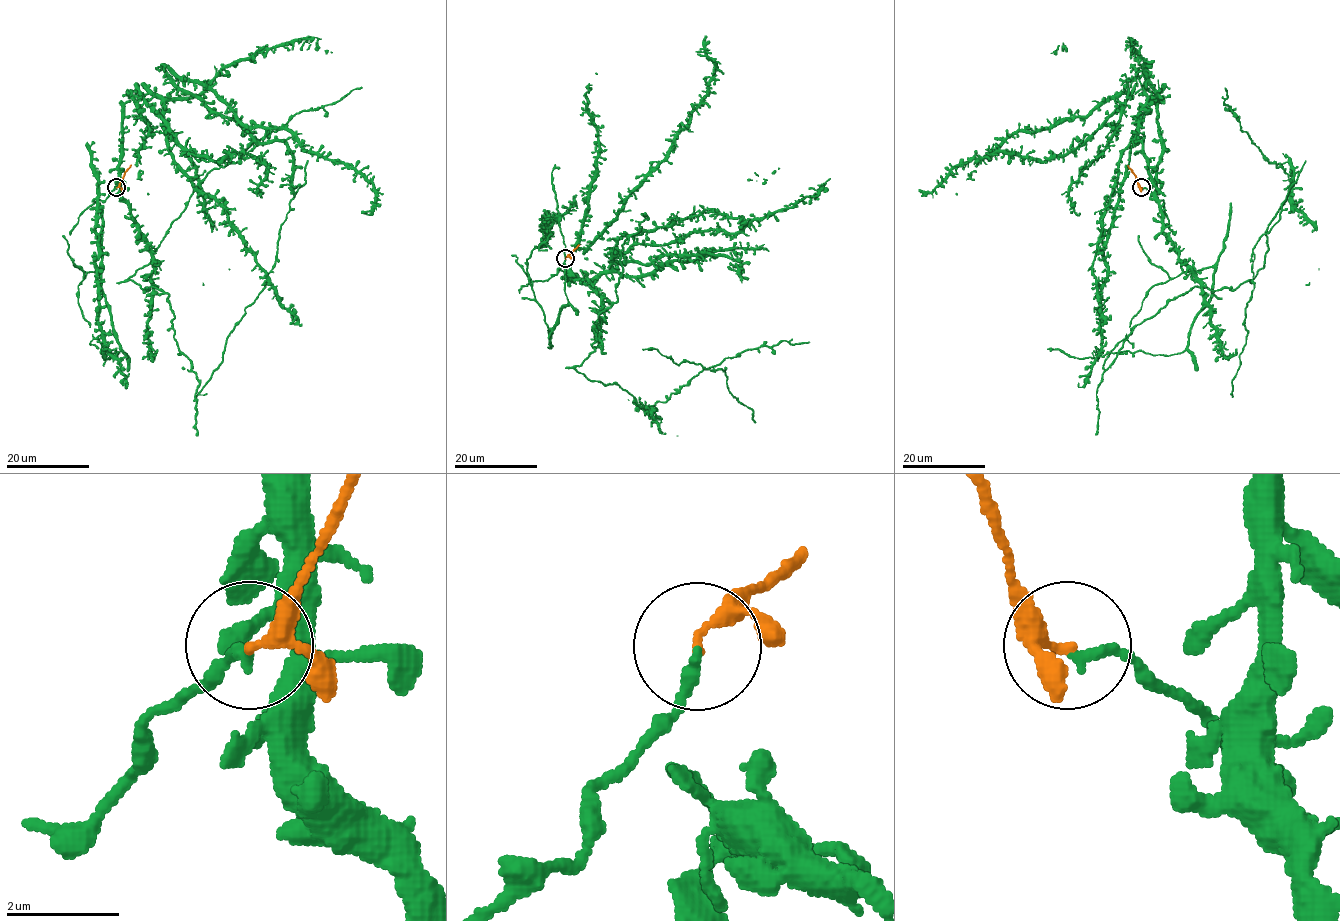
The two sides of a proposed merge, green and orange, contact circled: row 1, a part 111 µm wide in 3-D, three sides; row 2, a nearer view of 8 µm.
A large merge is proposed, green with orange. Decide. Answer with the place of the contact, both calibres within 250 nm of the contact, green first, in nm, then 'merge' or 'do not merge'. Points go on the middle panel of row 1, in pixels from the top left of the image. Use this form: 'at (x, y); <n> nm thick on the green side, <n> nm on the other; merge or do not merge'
at (565, 258); 180 nm thick on the green side, 180 nm on the other; merge

